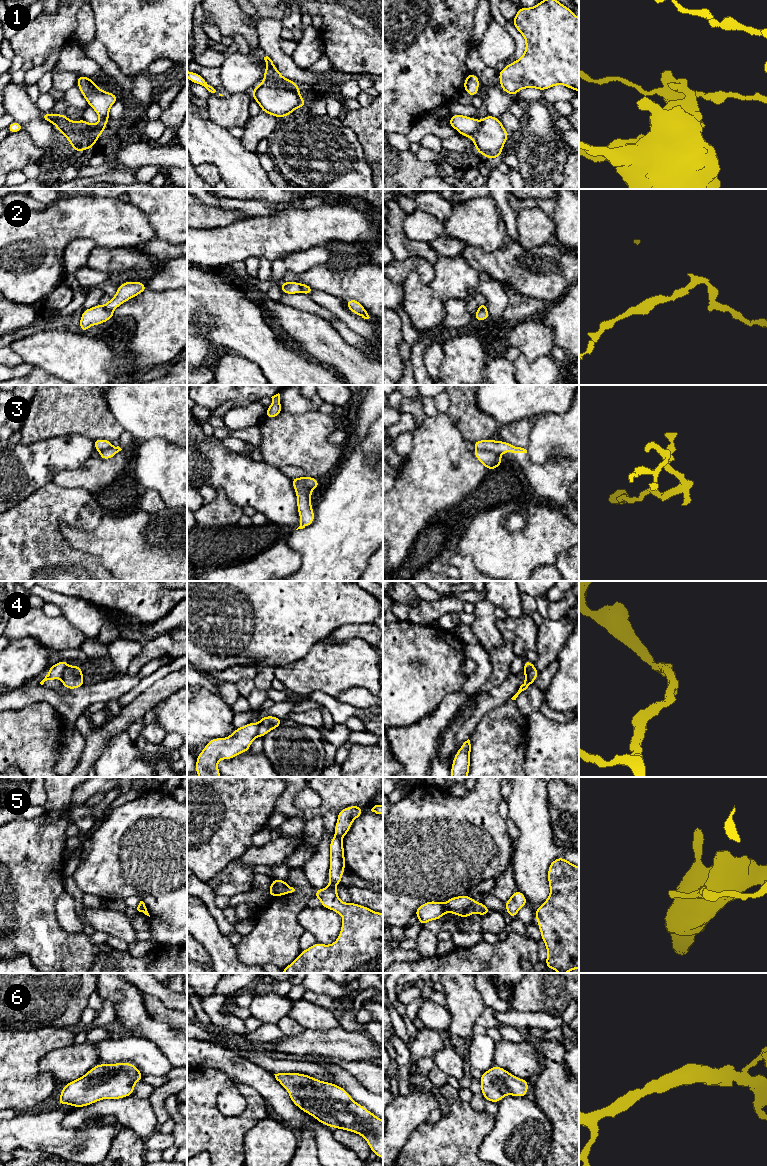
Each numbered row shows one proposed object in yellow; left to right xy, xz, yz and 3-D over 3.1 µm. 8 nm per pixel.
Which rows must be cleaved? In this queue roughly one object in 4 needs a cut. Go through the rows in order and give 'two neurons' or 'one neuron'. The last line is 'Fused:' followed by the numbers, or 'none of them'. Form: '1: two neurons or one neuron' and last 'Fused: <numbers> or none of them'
1: two neurons
2: two neurons
3: two neurons
4: two neurons
5: two neurons
6: one neuron
Fused: 1, 2, 3, 4, 5

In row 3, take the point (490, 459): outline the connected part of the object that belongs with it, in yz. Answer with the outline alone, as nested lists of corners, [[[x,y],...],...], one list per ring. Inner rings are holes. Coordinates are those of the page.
[[[475,449],[473,454],[487,470],[493,470],[502,465],[503,460],[493,451]]]

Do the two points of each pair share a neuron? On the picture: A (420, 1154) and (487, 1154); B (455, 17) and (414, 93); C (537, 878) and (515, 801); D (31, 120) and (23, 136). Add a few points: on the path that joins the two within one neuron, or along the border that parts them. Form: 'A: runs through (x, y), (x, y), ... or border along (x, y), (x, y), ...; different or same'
A: border along (489, 1133), (484, 1138), (478, 1155); different
B: runs through (440, 36), (414, 62), (414, 74); same
C: runs through (534, 859), (533, 820); same
D: border along (24, 129), (36, 145), (43, 146); different

